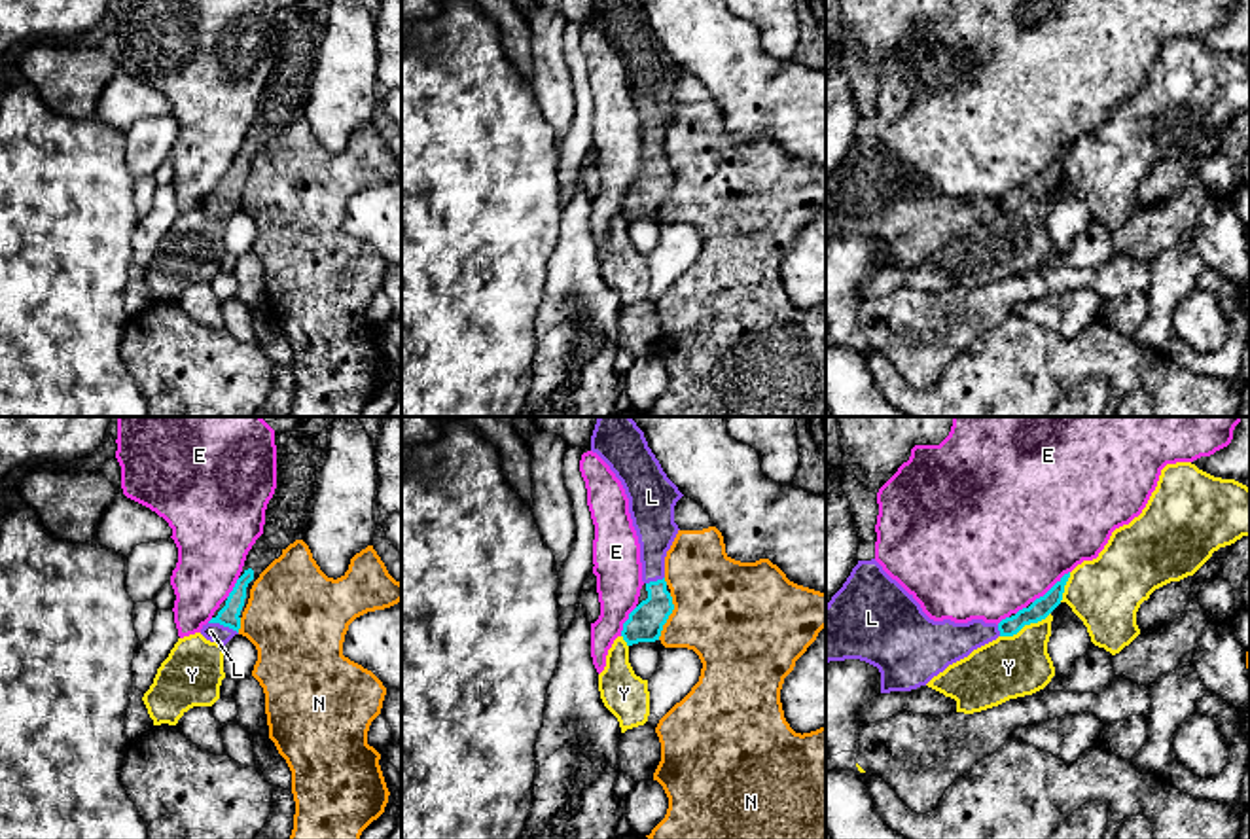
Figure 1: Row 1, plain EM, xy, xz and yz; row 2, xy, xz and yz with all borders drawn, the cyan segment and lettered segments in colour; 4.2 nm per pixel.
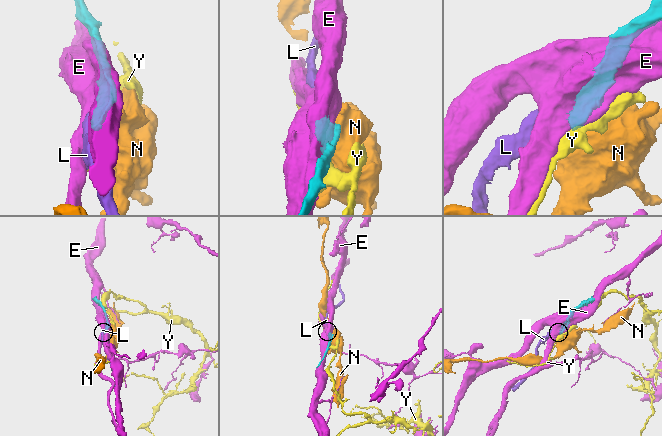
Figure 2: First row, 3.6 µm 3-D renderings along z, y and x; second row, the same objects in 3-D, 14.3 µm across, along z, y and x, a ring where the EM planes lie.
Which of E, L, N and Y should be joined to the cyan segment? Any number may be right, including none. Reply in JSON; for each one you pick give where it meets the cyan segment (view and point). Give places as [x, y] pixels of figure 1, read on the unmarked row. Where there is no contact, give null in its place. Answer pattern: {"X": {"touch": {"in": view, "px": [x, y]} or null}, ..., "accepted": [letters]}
{"L": {"touch": {"in": "xy", "px": [224, 201]}}, "accepted": ["L"]}

